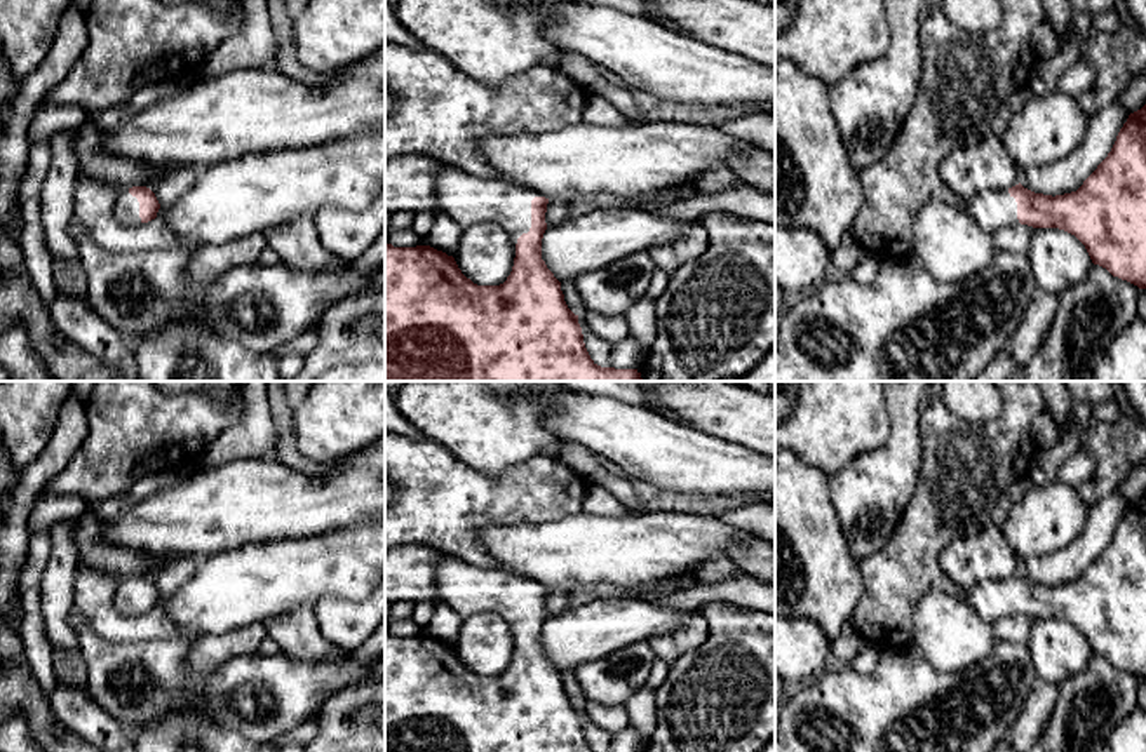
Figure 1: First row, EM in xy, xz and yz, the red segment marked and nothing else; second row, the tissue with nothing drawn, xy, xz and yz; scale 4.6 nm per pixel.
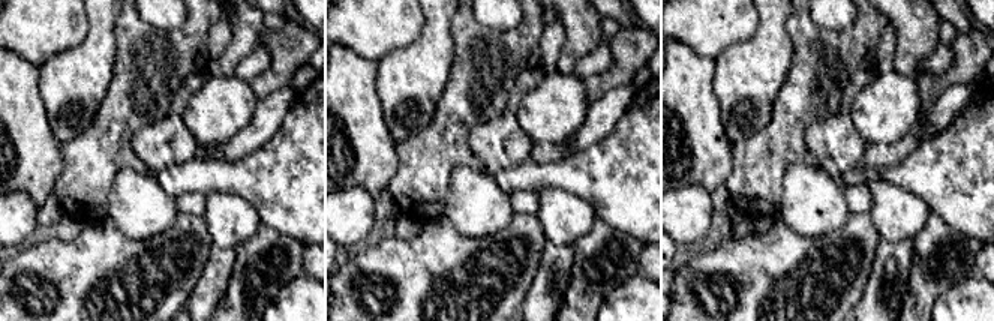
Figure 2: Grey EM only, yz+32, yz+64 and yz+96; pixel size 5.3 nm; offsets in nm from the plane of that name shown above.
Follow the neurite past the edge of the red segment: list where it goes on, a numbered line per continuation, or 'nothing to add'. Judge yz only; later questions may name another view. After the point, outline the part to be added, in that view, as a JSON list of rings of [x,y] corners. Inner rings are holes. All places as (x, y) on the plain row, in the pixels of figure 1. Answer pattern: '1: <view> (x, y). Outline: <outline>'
1: yz (991, 599). Outline: [[[1008,580],[979,583],[967,592],[967,601],[989,623],[1001,616],[1021,614],[1017,609],[1017,592]]]

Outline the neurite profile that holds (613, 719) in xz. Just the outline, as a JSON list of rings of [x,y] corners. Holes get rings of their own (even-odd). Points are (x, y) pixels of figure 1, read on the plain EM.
[[[589,700],[578,703],[587,714],[587,717],[601,729],[618,735],[627,726],[630,726],[630,719],[627,715],[625,705],[601,705]]]

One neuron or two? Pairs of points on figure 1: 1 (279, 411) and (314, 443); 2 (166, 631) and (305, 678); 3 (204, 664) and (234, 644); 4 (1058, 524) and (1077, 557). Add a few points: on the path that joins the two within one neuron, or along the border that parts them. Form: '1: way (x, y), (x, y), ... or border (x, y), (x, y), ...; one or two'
1: border (291, 411), (296, 448), (314, 462); two
2: border (175, 637), (134, 643); two
3: way (211, 657), (227, 646); one
4: border (1089, 507), (1085, 524), (1073, 540), (1031, 557); two

